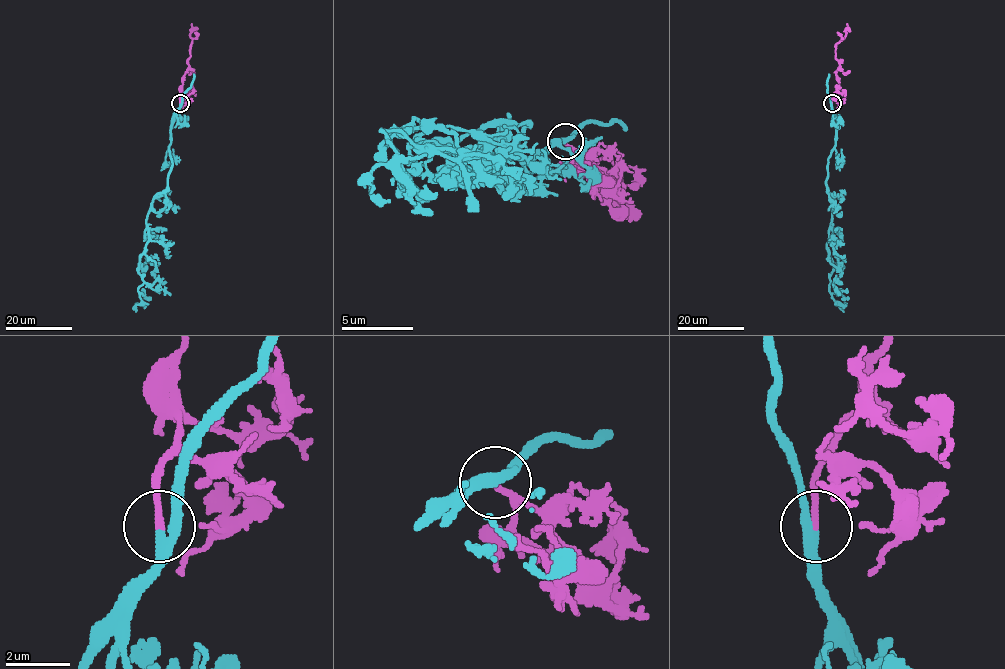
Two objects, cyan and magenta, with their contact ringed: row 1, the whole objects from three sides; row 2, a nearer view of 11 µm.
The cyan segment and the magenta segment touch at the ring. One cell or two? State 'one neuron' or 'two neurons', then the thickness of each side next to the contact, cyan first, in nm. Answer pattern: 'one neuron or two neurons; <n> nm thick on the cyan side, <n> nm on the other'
one neuron; 300 nm thick on the cyan side, 200 nm on the other

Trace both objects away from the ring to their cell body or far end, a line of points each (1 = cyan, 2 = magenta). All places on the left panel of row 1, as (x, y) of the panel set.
1: (180, 103), (167, 187), (146, 220), (140, 304)
2: (180, 103), (182, 78), (189, 65), (191, 23)

